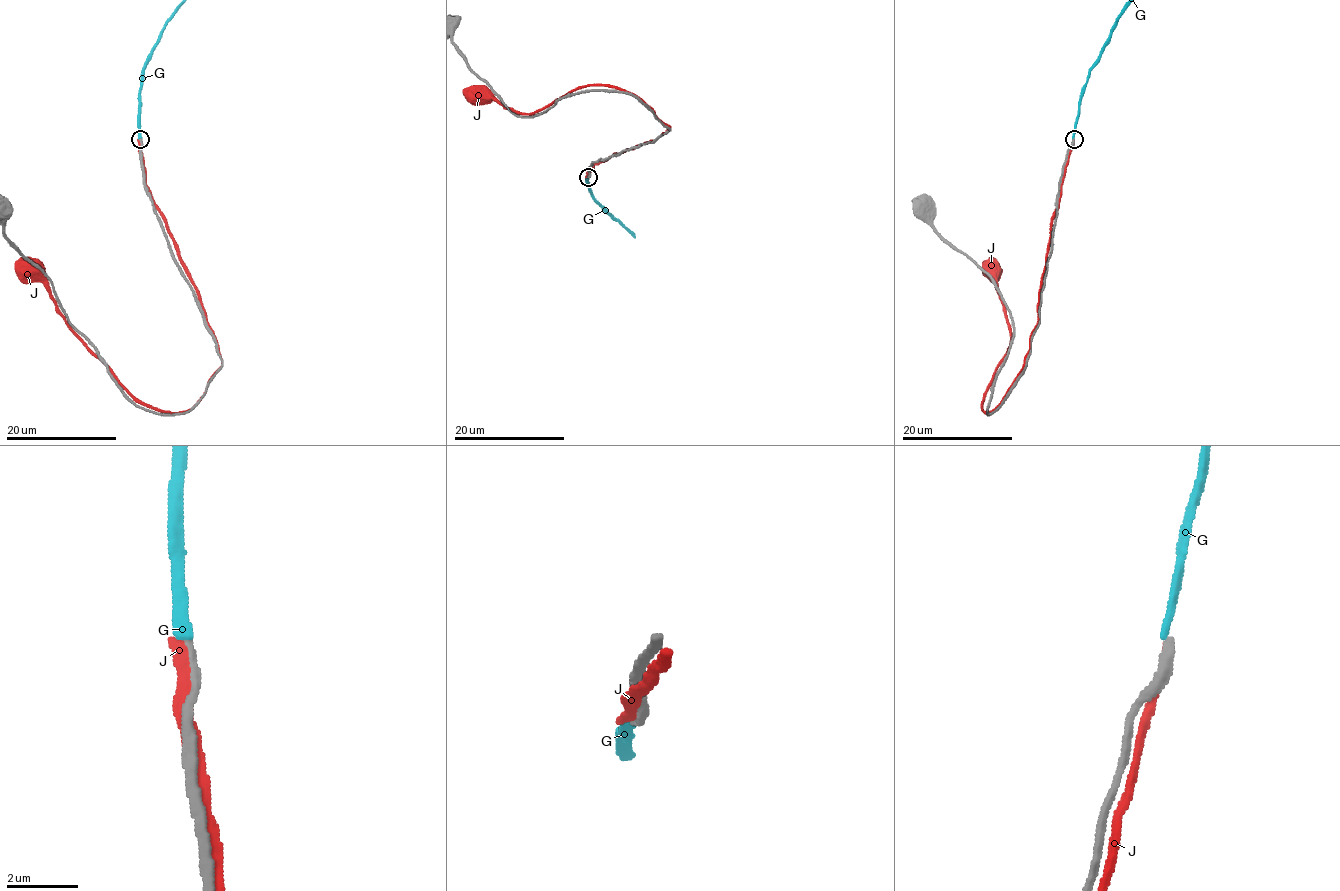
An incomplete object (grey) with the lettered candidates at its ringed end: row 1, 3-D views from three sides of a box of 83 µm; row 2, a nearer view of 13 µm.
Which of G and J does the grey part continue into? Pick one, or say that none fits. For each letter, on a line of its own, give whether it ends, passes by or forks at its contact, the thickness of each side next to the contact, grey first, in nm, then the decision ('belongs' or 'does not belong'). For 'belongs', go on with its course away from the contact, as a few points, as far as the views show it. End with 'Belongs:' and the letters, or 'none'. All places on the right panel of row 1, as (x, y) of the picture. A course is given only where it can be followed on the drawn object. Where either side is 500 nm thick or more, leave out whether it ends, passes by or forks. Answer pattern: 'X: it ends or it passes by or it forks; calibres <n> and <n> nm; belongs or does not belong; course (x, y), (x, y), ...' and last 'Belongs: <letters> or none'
G: it ends; calibres 240 and 280 nm; does not belong
J: it ends; calibres 380 and 360 nm; does not belong
Belongs: none

